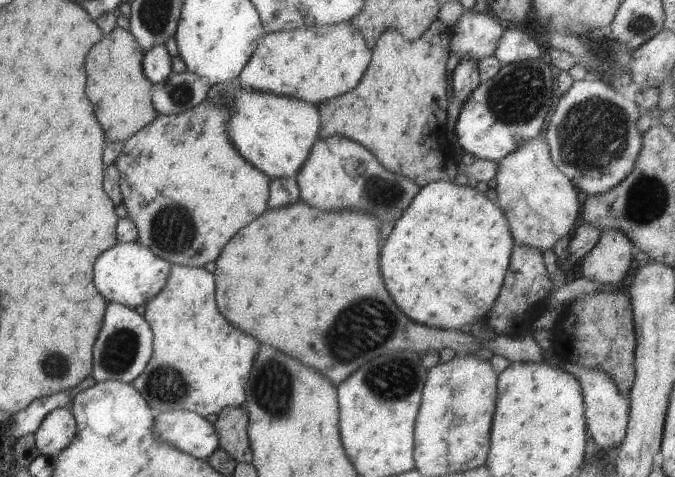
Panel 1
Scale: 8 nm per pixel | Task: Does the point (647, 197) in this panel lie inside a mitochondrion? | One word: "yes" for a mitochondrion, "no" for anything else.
yes

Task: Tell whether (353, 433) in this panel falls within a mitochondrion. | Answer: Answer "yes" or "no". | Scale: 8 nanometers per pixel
no

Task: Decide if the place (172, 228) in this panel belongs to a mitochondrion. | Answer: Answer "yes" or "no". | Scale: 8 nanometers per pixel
yes

